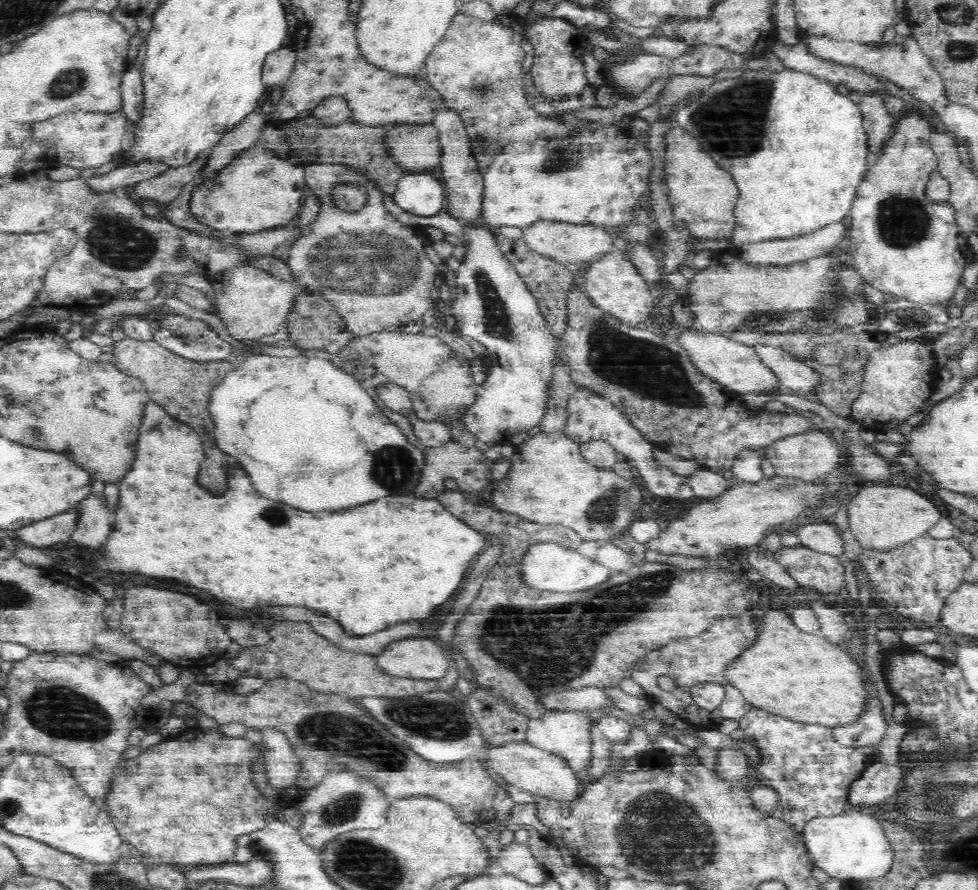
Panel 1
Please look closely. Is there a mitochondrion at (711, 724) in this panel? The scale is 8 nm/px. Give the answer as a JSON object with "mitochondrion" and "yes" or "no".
{"mitochondrion":"no"}

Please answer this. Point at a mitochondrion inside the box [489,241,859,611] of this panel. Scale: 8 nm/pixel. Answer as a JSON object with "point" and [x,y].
{"point":[646,367]}

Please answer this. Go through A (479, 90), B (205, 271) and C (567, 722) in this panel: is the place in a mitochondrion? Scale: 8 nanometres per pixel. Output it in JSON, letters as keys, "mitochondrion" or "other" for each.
{"A":"mitochondrion","B":"other","C":"other"}

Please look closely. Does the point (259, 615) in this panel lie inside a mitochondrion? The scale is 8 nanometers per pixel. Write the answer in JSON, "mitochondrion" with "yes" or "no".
{"mitochondrion":"no"}

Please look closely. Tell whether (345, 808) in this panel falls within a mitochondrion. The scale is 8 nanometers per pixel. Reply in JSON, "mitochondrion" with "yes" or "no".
{"mitochondrion":"yes"}

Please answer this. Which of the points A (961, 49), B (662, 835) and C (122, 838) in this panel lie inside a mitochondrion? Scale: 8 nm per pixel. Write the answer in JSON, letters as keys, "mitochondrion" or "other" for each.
{"A":"mitochondrion","B":"mitochondrion","C":"other"}

